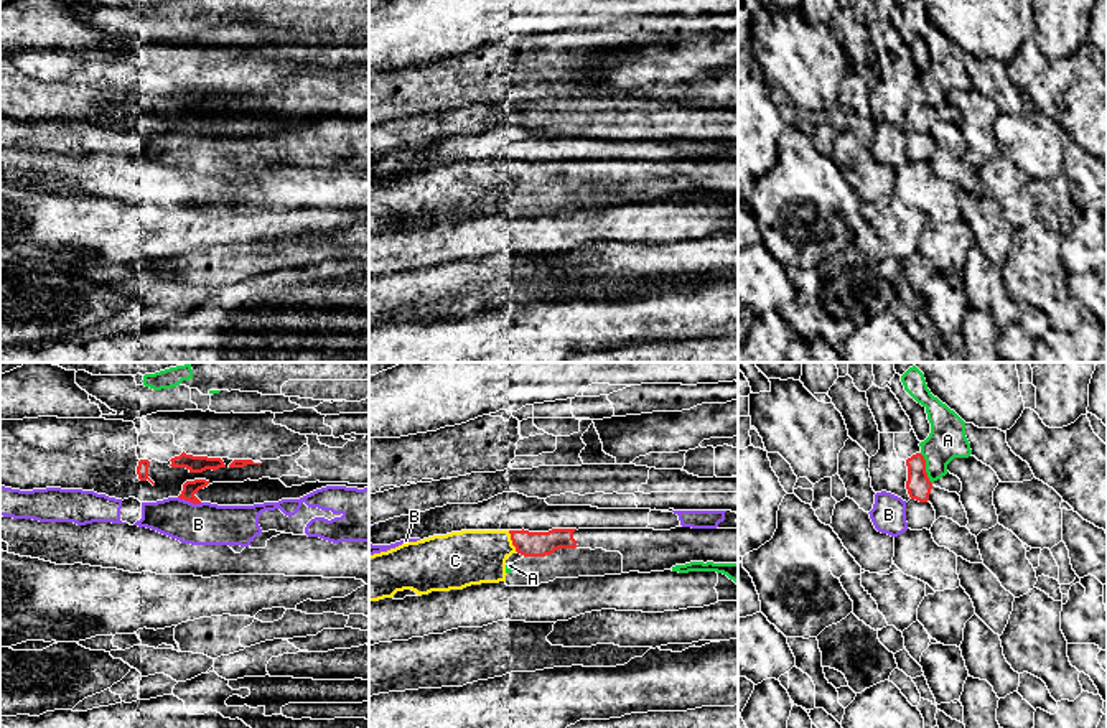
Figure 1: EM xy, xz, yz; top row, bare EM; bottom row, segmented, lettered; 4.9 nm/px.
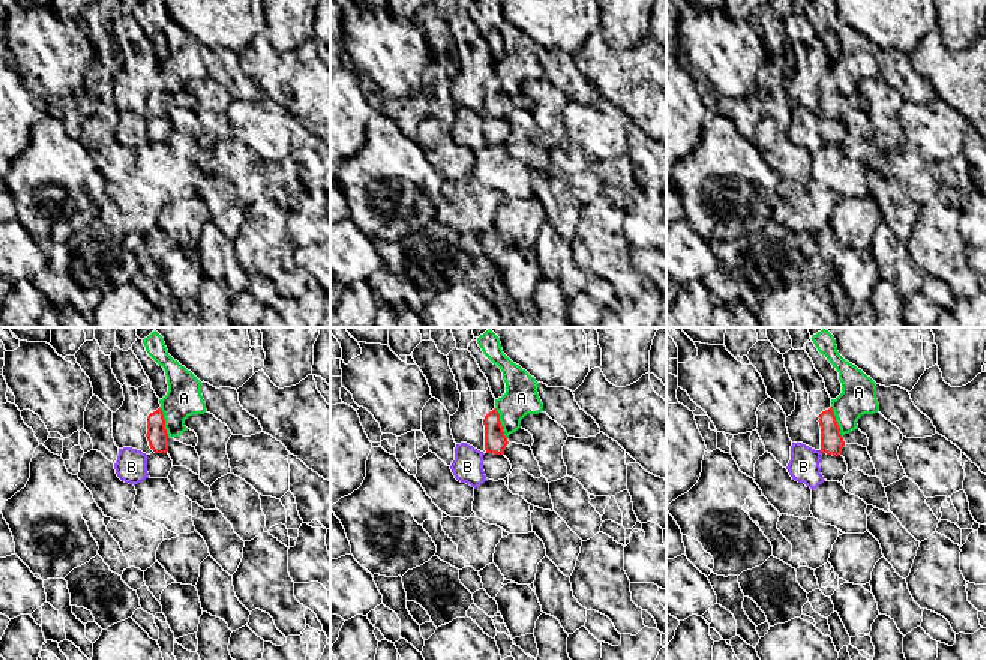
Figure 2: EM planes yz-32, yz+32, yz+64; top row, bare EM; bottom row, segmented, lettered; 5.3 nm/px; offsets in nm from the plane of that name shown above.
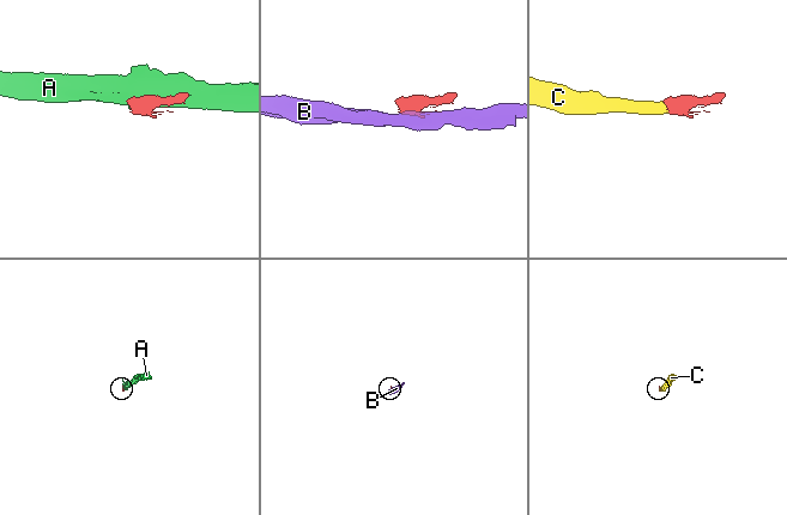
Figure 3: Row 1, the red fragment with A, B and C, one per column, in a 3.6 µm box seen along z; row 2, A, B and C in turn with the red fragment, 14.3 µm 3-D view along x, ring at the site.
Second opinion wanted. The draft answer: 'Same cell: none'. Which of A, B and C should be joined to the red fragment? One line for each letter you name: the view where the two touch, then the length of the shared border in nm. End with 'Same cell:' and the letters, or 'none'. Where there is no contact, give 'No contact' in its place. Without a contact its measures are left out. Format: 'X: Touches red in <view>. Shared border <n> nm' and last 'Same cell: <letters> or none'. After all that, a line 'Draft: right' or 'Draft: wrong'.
C: Touches red in xz. Shared border 110 nm
Same cell: C
Draft: wrong

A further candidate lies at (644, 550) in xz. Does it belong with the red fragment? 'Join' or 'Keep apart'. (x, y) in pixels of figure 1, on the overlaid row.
Join

